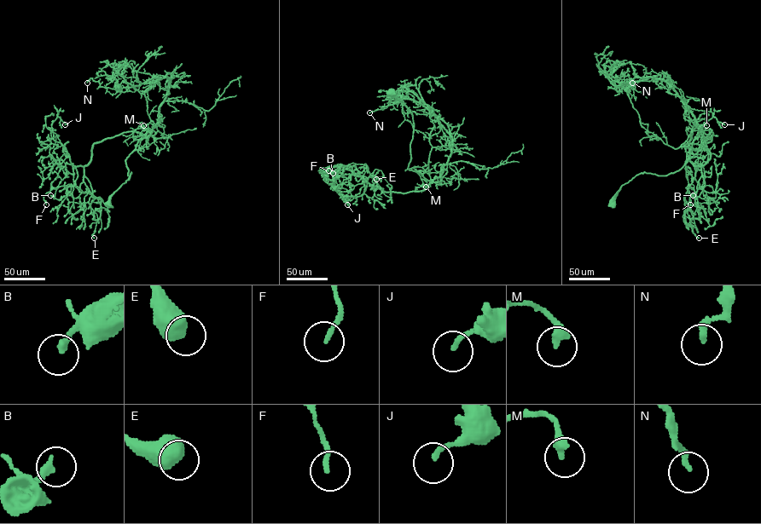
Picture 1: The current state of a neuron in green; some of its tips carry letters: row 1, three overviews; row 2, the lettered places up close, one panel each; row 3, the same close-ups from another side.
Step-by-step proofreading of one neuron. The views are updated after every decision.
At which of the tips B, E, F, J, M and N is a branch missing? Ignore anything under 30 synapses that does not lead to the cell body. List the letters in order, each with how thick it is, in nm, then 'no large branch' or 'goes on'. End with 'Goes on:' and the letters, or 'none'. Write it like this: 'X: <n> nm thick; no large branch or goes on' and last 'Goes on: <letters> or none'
B: 280 nm thick; no large branch
E: 750 nm thick; no large branch
F: 170 nm thick; no large branch
J: 160 nm thick; no large branch
M: 360 nm thick; no large branch
N: 240 nm thick; no large branch
Goes on: none

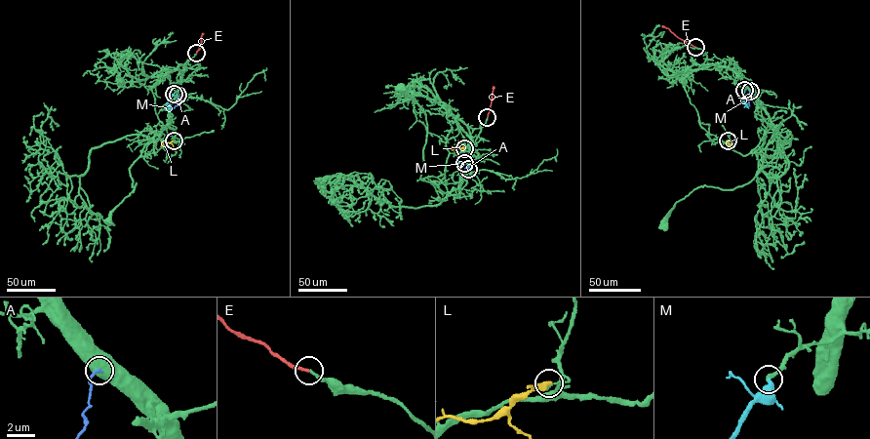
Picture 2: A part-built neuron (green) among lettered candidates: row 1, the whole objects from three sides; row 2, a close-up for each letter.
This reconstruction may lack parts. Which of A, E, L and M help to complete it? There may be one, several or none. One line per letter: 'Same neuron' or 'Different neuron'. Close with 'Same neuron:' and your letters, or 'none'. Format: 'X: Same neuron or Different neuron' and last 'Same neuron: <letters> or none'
A: Different neuron
E: Different neuron
L: Different neuron
M: Same neuron
Same neuron: M

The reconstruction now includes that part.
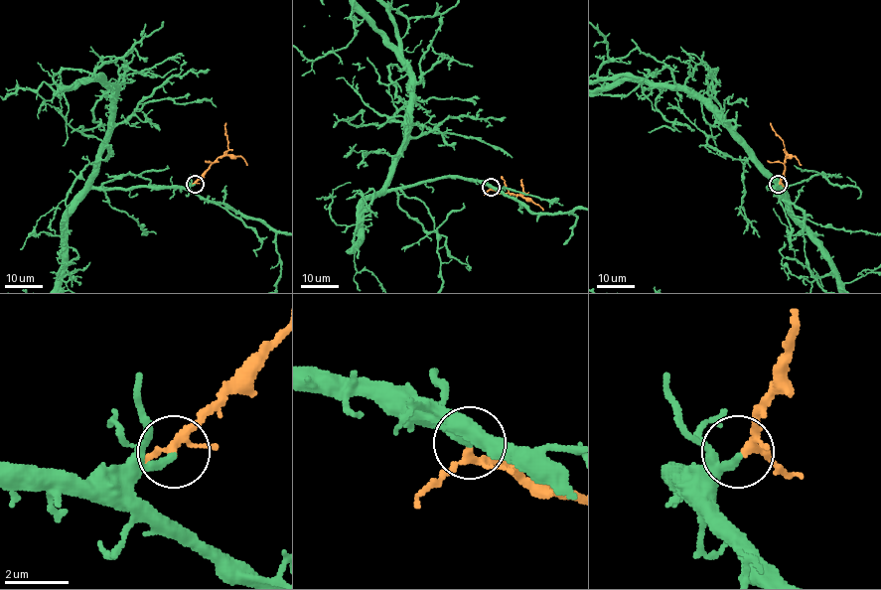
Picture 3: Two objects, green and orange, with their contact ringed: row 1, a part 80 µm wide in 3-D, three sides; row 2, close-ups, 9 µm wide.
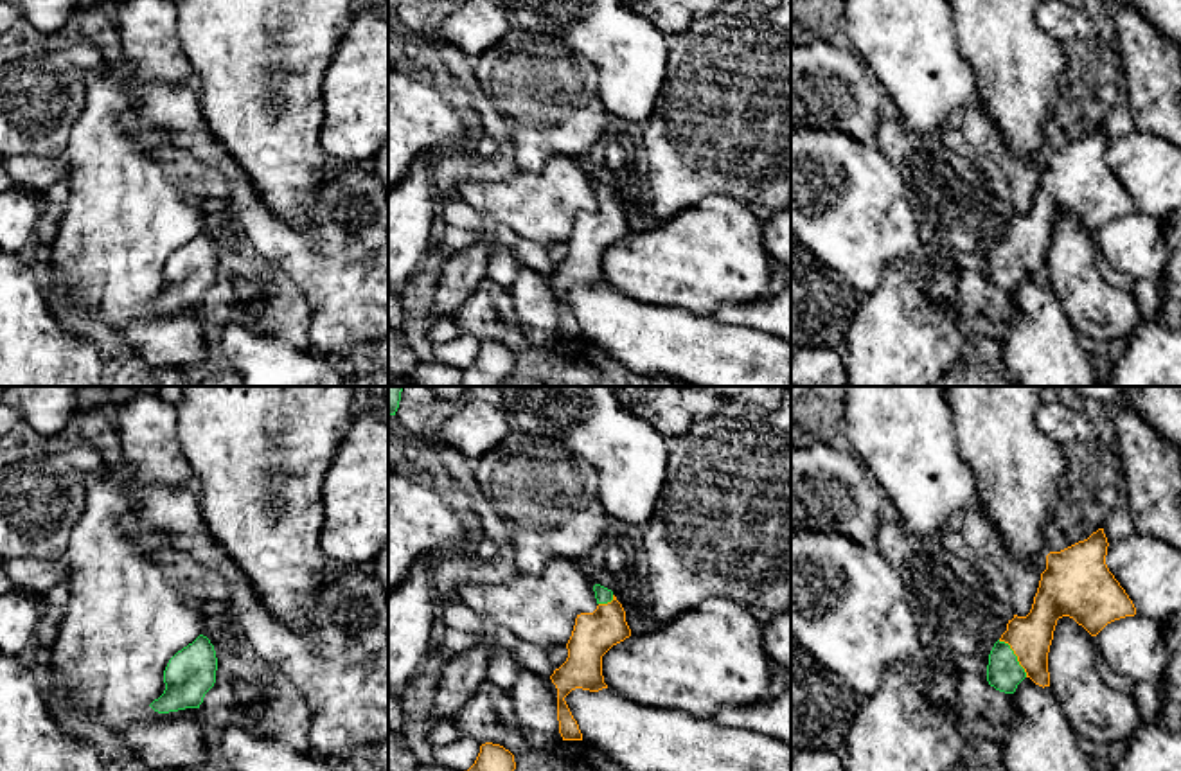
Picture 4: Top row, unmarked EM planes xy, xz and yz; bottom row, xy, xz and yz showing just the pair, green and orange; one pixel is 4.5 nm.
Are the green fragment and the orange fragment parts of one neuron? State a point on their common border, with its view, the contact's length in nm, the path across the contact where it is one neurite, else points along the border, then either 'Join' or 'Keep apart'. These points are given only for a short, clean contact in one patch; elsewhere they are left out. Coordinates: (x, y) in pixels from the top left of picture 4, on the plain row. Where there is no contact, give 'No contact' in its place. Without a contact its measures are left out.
Touches green at yz (1016, 254). Shared border 220 nm. Path across: yz (1003, 270), (1016, 254), (1030, 234). Join

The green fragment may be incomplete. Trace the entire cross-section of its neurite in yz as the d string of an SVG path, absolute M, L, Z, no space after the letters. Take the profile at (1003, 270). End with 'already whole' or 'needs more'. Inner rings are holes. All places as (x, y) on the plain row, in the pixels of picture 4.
M1098 126L1088 137L1046 153L1030 210L1014 212L989 252L990 284L1014 291L1025 275L1050 284L1048 250L1062 214L1097 234L1107 221L1136 212L1132 198L1106 162L1107 144L1104 126Z; needs more

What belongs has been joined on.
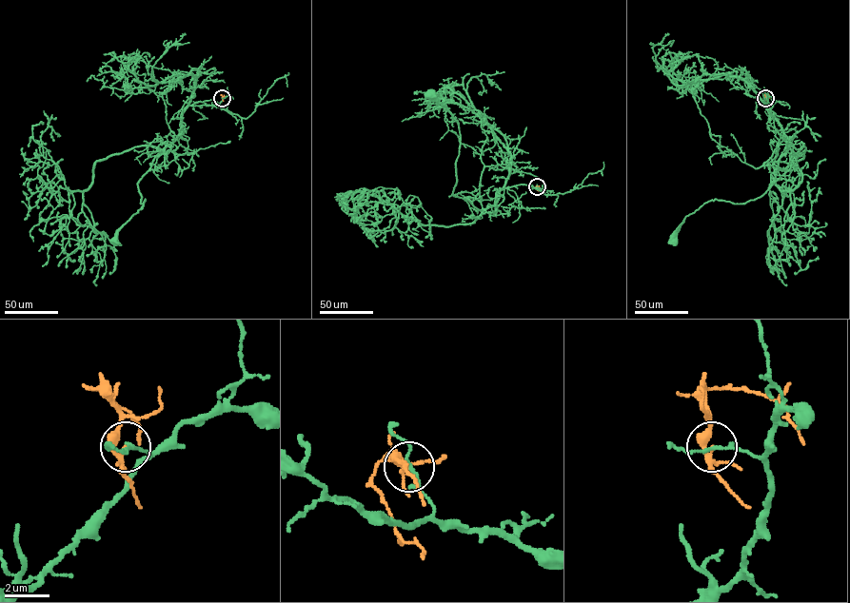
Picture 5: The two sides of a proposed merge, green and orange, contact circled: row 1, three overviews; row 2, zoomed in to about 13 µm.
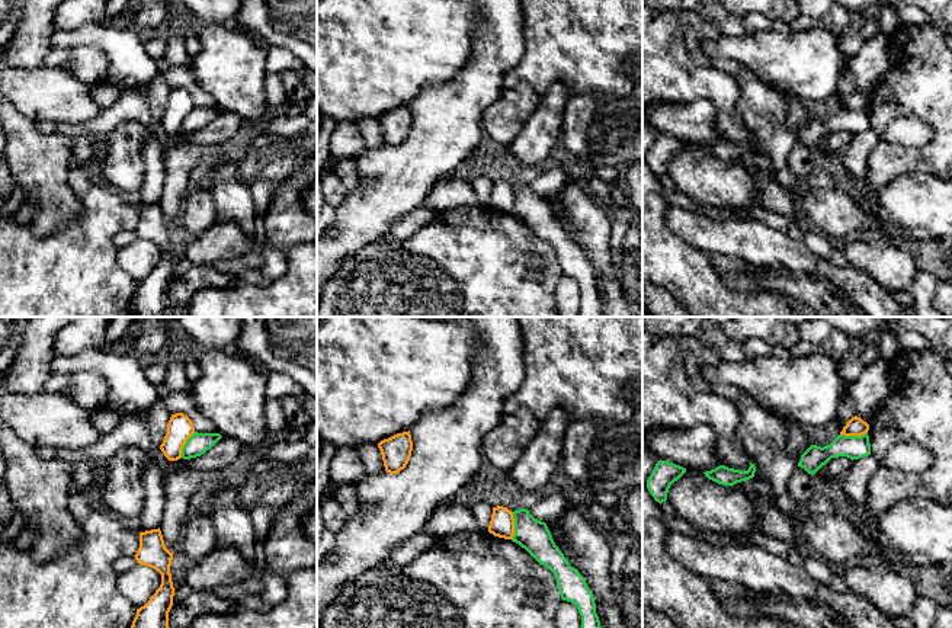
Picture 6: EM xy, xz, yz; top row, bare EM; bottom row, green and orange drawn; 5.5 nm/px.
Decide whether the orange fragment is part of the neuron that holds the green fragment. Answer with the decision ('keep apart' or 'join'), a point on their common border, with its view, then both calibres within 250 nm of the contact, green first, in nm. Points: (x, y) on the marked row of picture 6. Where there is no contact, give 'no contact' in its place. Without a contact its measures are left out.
keep apart; meets green in xz at (515, 526); 180 nm thick on the green side, 140 nm on the other

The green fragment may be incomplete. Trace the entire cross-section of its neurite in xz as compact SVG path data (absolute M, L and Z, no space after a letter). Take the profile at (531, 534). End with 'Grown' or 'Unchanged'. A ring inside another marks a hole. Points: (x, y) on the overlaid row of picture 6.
M519 509L512 513L515 519L512 541L554 573L561 599L577 606L581 616L581 628L602 628L592 590L578 570L570 565L555 545L546 523L535 519L528 509Z. Unchanged

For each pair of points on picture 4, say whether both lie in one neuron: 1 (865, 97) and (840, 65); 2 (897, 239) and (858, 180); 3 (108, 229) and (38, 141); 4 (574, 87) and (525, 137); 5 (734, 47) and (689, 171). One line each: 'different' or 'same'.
1: same
2: same
3: different
4: same
5: same

